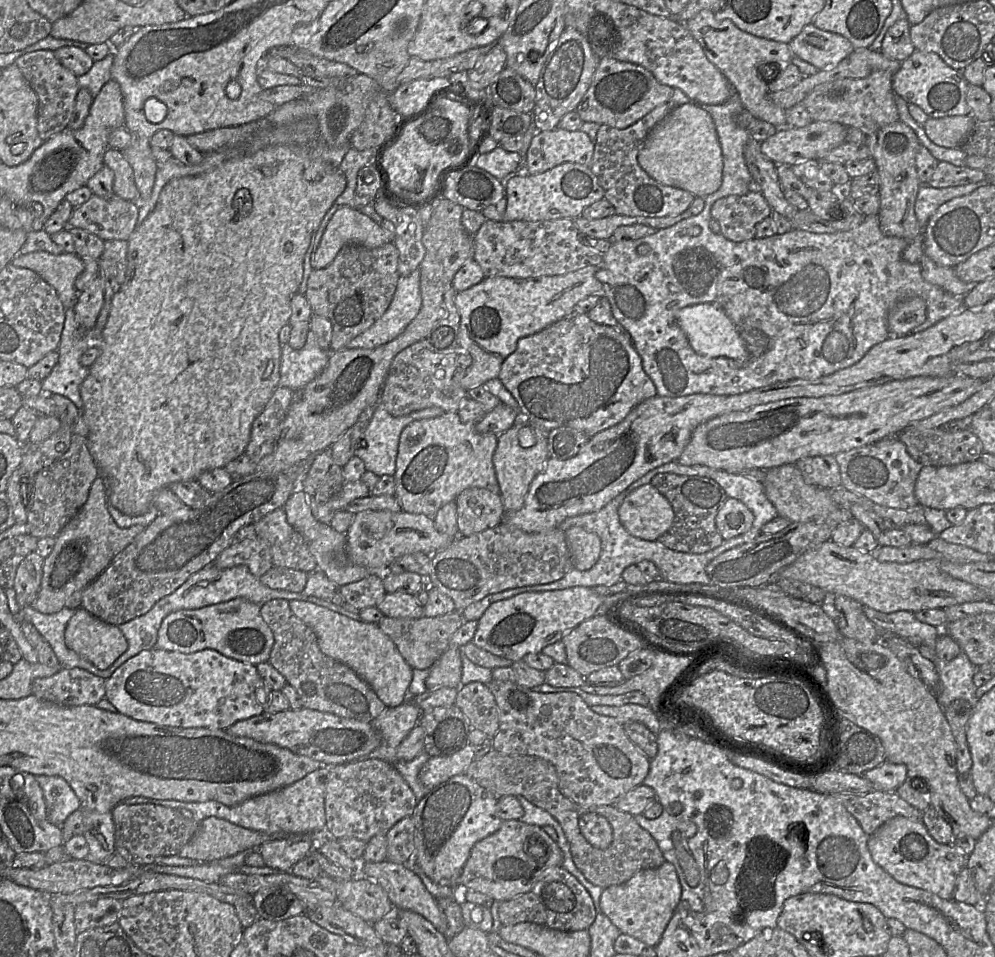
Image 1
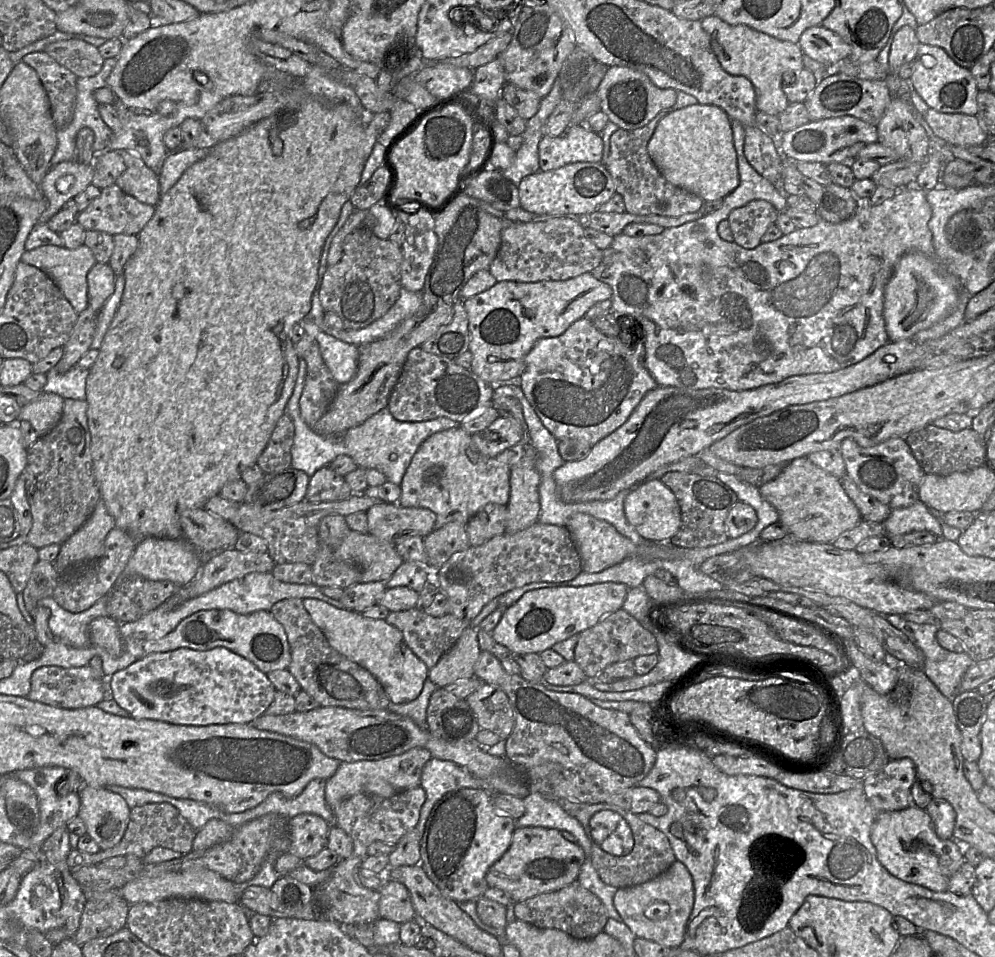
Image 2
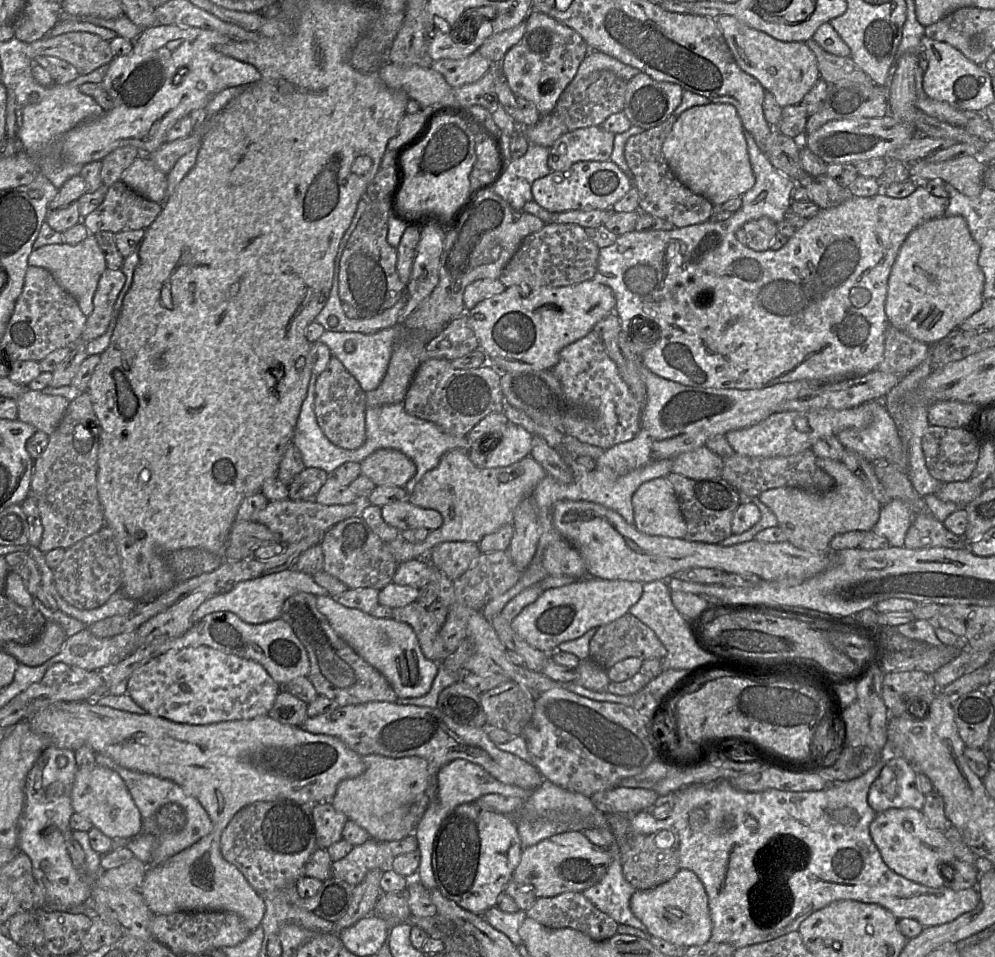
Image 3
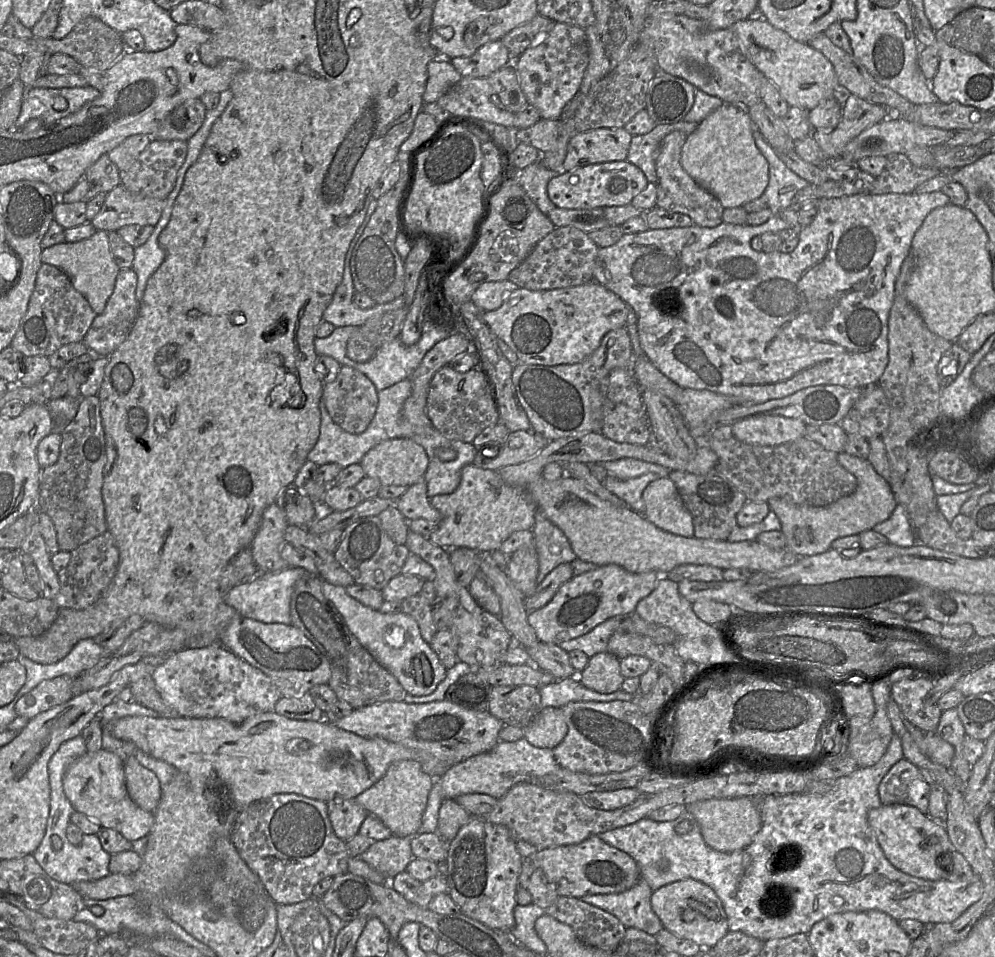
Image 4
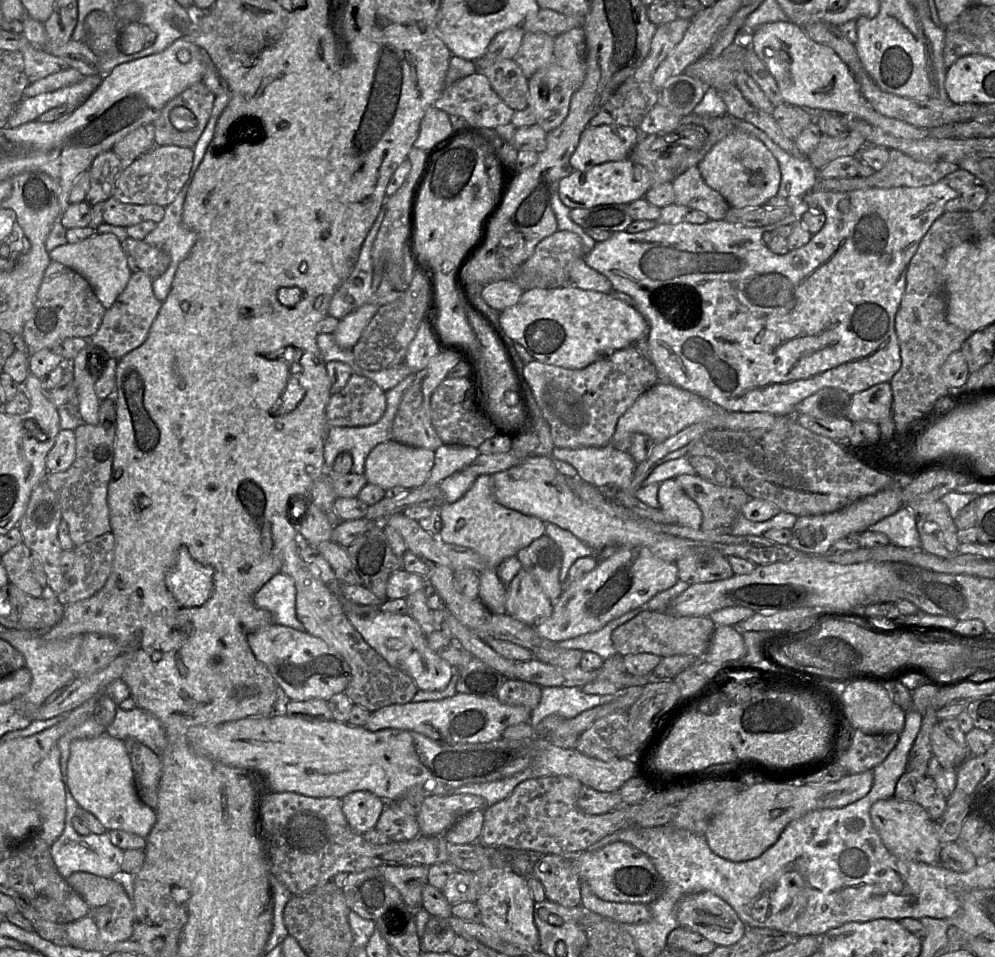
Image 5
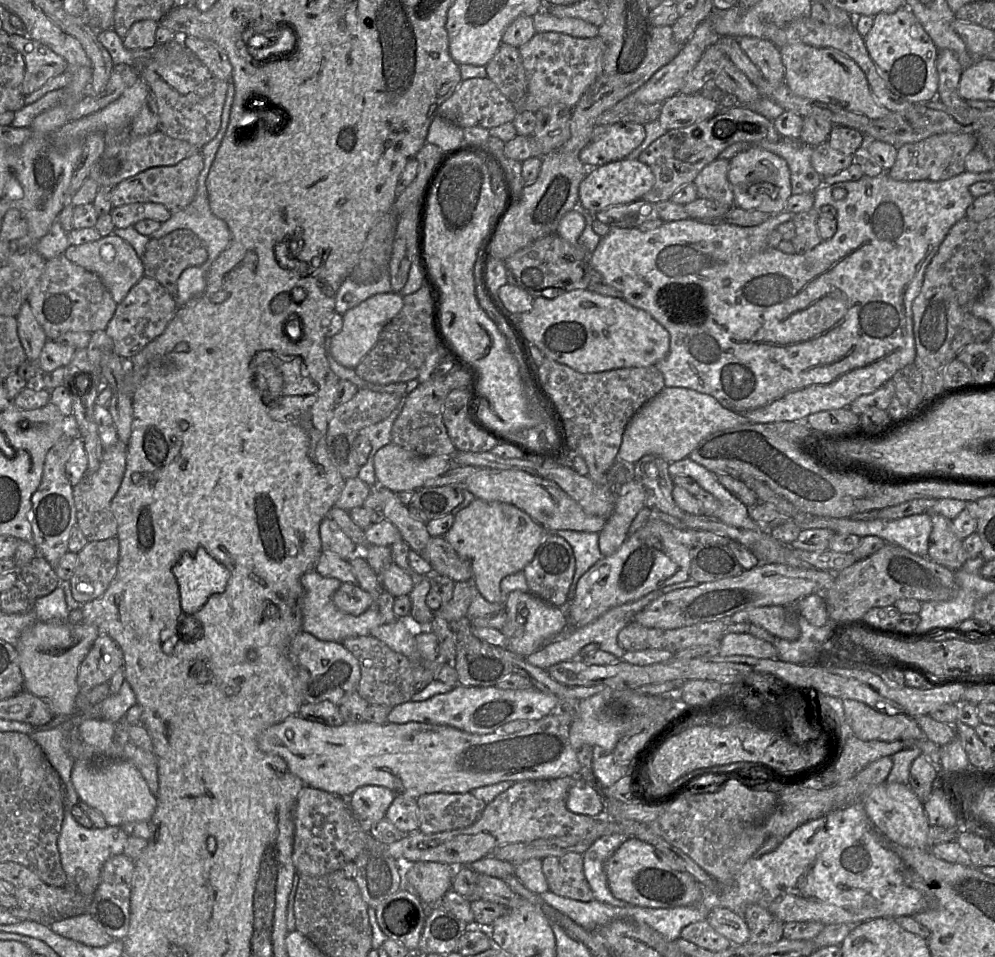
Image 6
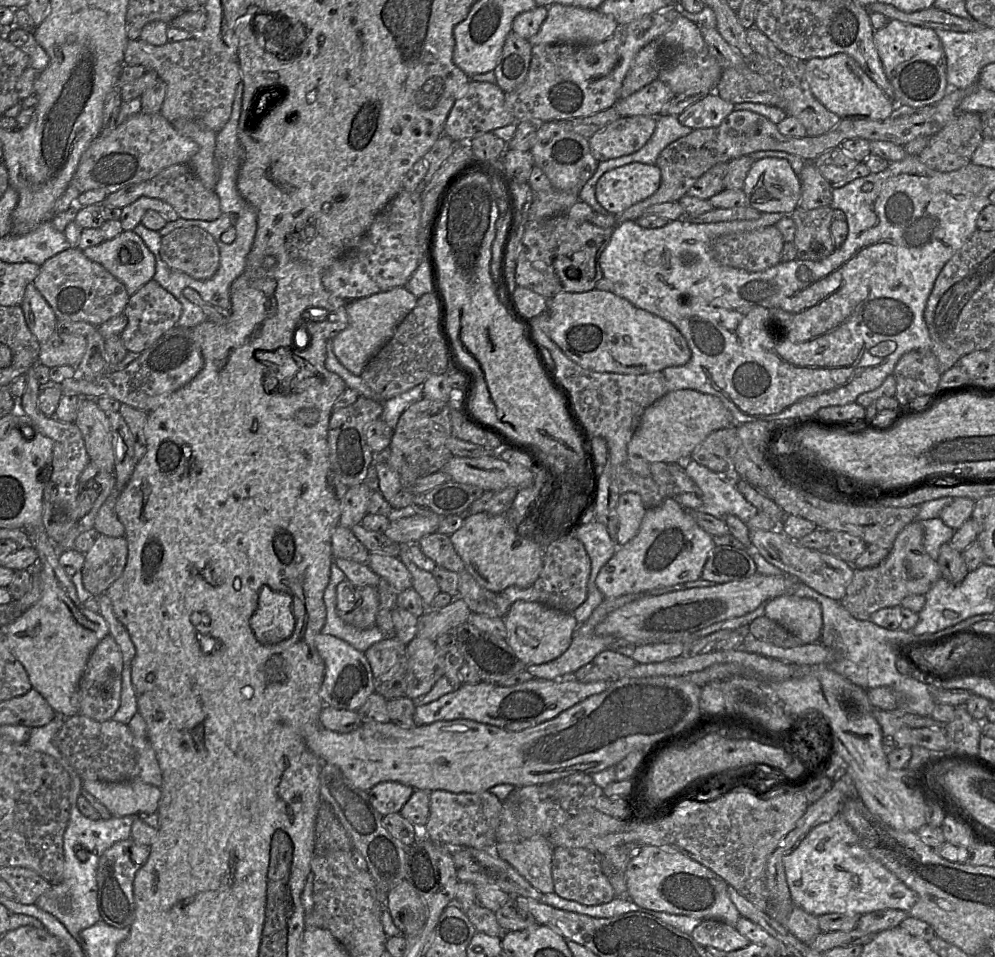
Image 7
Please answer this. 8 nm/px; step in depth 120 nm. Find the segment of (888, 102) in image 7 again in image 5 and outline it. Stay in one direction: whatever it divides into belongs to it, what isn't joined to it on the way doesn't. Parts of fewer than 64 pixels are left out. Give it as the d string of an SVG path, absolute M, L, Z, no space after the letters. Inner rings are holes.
M789 21L764 24L751 35L749 46L775 78L784 104L799 106L812 113L834 112L846 118L863 119L898 138L930 137L928 129L877 112L861 94L855 76L837 53L830 47L814 42L802 27Z

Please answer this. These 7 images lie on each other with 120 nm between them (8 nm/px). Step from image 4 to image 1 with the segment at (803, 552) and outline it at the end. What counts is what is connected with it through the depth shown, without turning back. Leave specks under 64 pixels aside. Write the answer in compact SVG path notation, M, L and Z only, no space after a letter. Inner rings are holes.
M784 464L766 470L762 484L767 498L776 508L778 516L784 517L790 522L824 522L831 512L841 508L830 497L827 489L807 483L795 464Z

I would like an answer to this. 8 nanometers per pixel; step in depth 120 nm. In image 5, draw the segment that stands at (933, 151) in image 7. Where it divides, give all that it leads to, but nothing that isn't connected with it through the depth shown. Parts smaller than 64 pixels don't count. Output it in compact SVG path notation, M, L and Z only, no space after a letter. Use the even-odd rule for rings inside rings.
M889 149L889 159L886 165L875 172L869 177L854 177L854 178L842 178L842 179L822 179L819 178L811 191L830 191L830 192L849 192L859 189L867 188L882 188L889 189L894 187L920 187L930 184L934 184L941 181L948 174L955 172L959 169L958 164L950 163L947 161L938 161L932 163L926 163L916 161L907 154L894 149Z

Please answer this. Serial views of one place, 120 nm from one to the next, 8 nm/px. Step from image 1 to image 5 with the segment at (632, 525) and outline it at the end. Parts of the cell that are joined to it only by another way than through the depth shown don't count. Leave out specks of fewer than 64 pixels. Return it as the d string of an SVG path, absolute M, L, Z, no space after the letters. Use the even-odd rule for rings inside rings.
M667 479L659 485L658 501L660 509L677 525L700 529L702 511L675 479Z

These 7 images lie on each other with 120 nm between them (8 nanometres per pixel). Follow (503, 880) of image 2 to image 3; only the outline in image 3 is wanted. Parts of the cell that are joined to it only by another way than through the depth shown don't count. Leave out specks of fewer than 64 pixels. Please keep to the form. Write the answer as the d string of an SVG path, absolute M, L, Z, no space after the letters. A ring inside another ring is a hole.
M569 831L522 849L512 880L532 885L537 898L554 897L565 892L583 892L605 876L610 861L611 855L607 850L592 844L581 831Z

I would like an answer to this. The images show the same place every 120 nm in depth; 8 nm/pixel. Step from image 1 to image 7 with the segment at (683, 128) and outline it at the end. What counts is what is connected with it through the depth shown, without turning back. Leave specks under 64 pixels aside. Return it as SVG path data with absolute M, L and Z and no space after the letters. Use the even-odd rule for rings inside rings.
M762 158L752 164L742 190L747 197L749 207L761 213L790 215L798 207L801 198L801 181L786 159Z

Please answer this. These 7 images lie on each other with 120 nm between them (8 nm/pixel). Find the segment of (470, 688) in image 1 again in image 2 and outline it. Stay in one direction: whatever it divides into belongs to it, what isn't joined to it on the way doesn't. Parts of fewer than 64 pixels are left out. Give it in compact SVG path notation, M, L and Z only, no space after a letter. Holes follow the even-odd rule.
M483 683L466 701L473 710L480 729L489 730L506 740L514 728L514 712L503 690Z

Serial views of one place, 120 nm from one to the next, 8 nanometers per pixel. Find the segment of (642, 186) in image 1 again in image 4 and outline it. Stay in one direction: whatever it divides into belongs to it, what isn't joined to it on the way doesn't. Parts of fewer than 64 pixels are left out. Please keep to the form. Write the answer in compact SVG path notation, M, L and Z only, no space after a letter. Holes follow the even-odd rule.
M676 130L666 135L660 143L655 157L657 175L656 207L672 213L685 214L692 219L693 225L708 228L716 227L723 222L722 215L725 208L714 195L700 187L683 169L681 165L681 149L685 140L686 135Z

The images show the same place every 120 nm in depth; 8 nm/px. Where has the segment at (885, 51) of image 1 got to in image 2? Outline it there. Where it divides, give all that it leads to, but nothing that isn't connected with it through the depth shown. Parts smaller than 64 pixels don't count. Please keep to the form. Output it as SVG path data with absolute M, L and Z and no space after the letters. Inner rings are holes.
M910 26L901 27L894 35L890 52L889 73L897 75L899 68L906 63L912 63L916 58L919 41L915 30Z

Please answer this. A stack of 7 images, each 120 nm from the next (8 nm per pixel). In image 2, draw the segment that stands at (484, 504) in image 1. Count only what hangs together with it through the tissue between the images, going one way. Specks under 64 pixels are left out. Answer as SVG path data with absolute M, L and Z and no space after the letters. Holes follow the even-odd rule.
M489 503L465 524L471 546L480 546L491 538L506 533L506 505Z

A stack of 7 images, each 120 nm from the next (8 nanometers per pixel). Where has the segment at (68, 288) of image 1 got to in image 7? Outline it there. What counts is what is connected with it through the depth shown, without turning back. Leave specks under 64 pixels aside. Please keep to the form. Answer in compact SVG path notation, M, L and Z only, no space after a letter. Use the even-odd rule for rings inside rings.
M123 230L116 237L82 251L122 282L130 296L154 279L155 255L134 231Z

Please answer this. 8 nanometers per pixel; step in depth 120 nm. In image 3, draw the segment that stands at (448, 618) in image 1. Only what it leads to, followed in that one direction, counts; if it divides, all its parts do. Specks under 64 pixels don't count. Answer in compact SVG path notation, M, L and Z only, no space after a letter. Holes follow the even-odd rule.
M418 600L403 607L393 608L392 618L412 627L420 649L427 659L440 663L448 655L439 638L441 625Z

